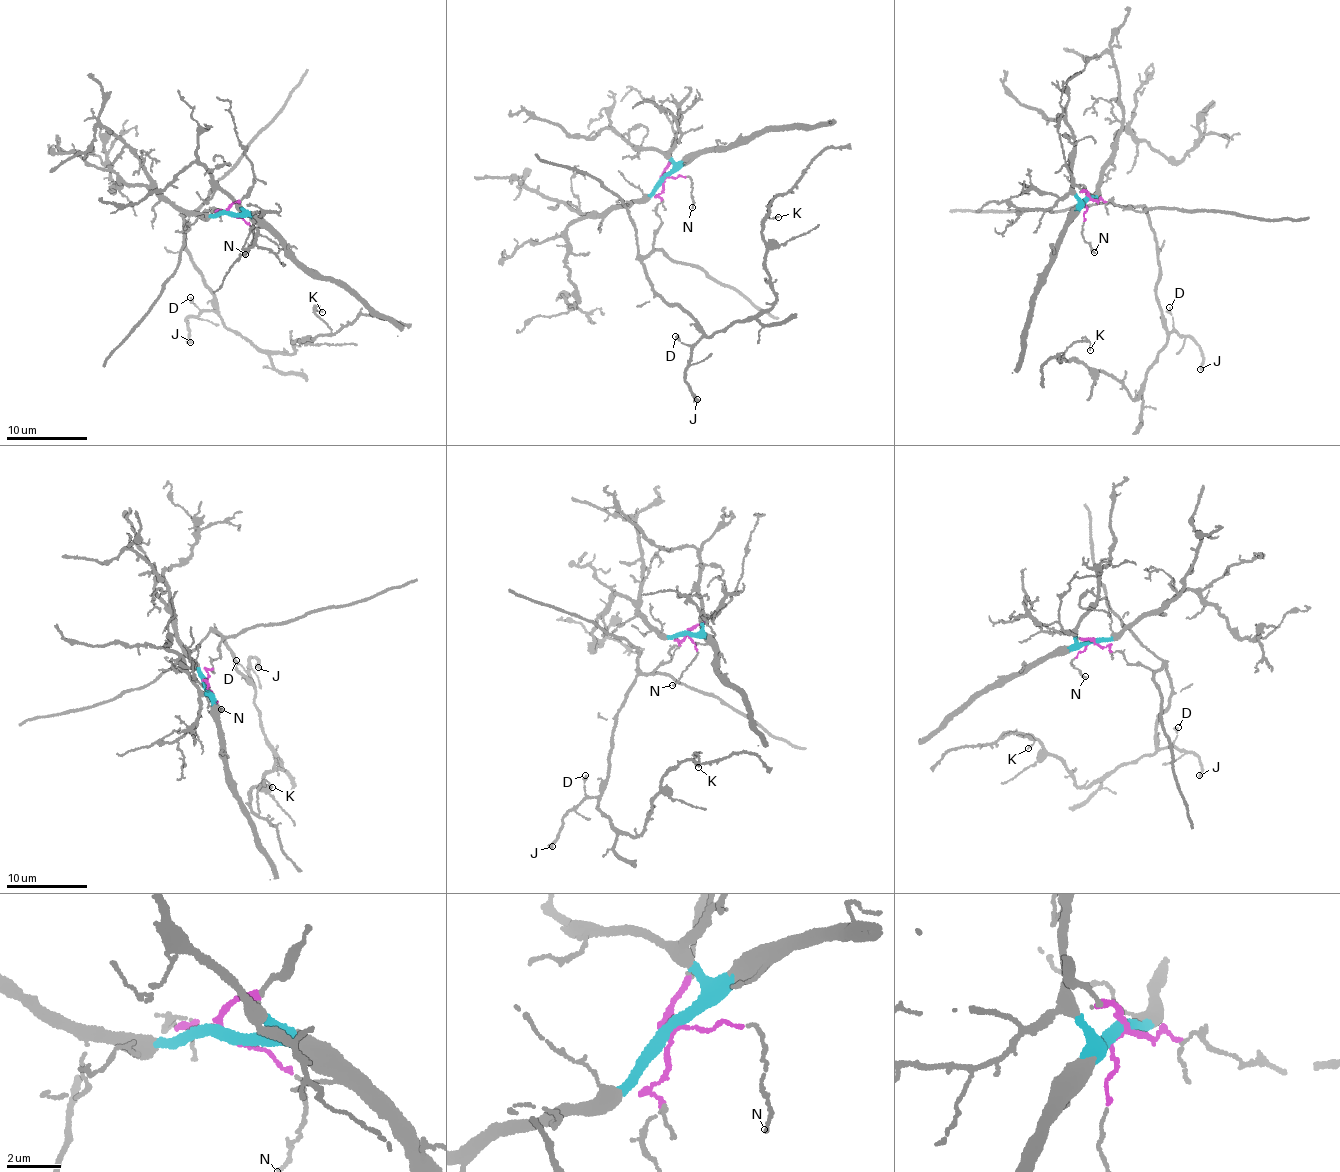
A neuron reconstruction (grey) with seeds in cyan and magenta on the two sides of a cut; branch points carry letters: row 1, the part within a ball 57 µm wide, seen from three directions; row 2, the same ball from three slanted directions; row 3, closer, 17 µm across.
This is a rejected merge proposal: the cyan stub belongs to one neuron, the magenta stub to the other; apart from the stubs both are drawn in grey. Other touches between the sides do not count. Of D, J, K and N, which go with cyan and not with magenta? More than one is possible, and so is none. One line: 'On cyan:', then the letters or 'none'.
On cyan: none

